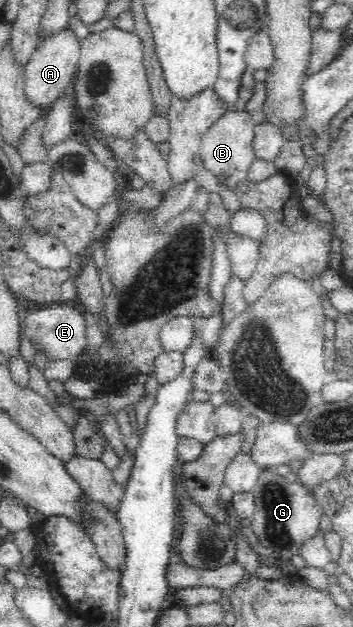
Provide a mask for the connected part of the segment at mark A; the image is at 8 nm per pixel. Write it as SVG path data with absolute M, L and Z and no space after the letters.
M64 28L43 40L24 65L26 78L24 90L27 98L35 106L47 111L48 108L71 86L81 55L81 40L70 28Z

